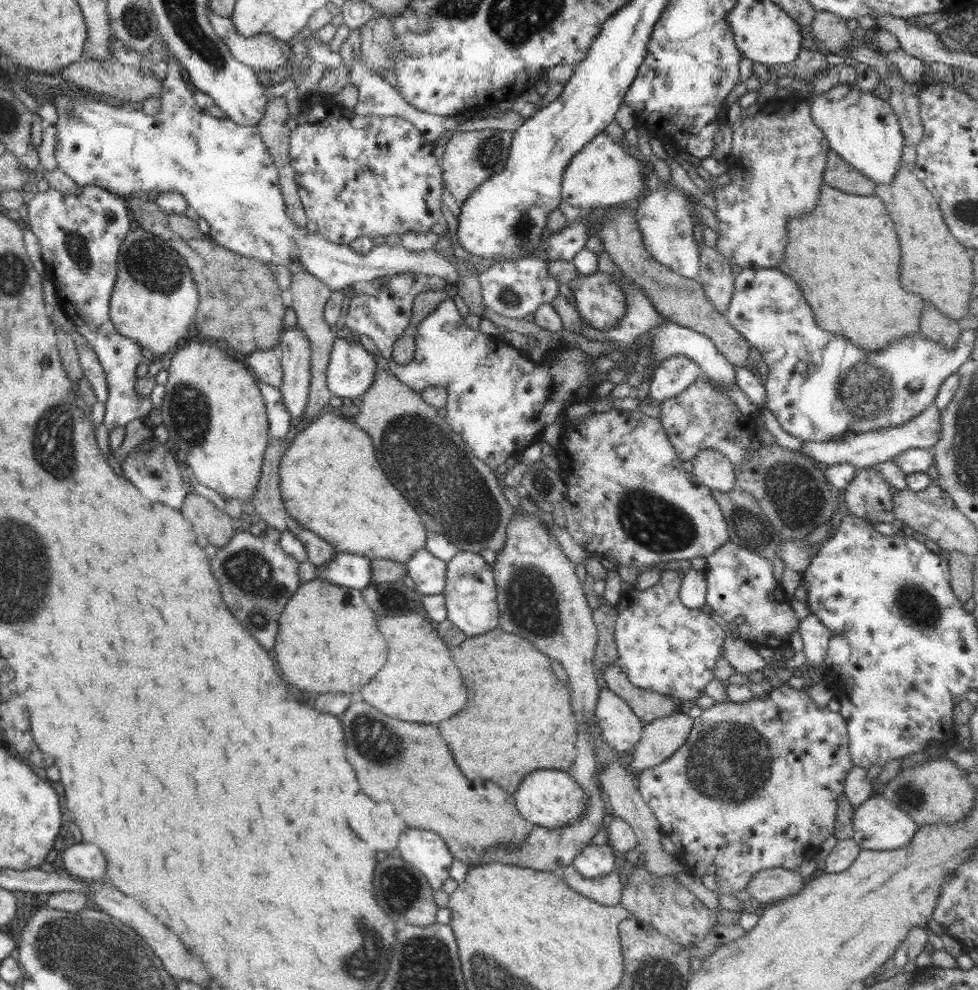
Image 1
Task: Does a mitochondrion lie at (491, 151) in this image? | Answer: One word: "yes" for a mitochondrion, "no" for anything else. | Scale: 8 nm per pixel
yes

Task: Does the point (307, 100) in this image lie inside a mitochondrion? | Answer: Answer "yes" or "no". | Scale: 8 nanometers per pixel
no

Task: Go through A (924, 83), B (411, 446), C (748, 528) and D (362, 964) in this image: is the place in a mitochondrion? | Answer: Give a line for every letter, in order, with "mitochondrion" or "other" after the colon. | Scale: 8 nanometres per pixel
A: other
B: mitochondrion
C: mitochondrion
D: mitochondrion

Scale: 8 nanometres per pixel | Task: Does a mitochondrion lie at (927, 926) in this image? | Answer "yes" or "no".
no

